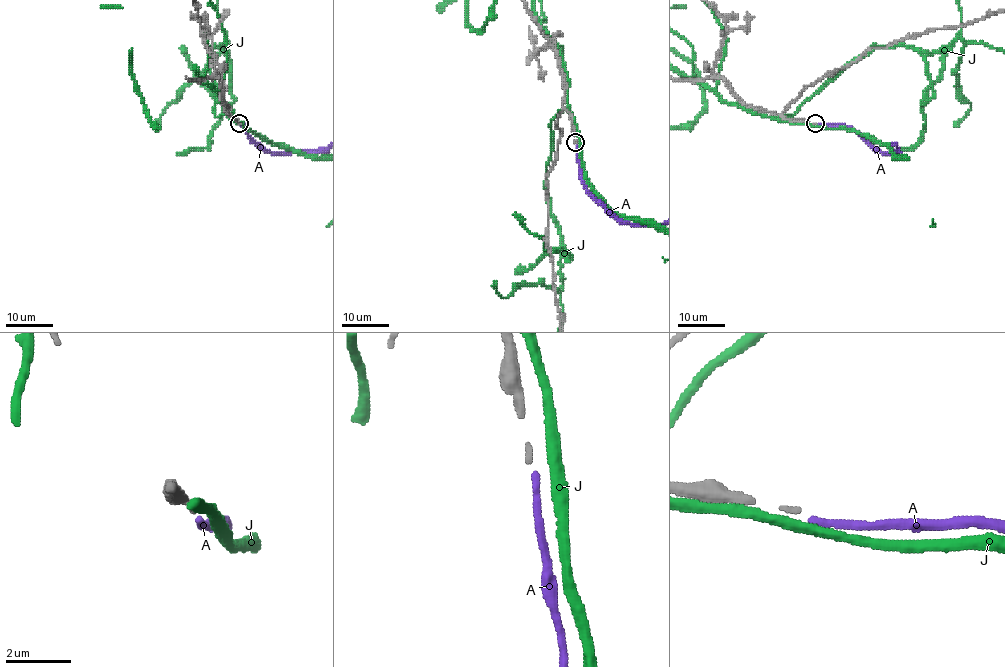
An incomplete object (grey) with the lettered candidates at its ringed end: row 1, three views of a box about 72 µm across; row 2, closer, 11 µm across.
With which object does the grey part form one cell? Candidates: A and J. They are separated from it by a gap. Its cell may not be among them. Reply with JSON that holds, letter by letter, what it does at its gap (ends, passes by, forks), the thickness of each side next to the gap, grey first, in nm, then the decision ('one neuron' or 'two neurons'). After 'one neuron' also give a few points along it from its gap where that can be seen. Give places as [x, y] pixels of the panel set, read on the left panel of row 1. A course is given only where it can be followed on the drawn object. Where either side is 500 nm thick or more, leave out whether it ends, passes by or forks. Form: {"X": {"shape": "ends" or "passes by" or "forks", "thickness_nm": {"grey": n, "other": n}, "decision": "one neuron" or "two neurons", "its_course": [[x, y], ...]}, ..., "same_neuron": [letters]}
{"A": {"shape": "ends", "thickness_nm": {"grey": 110, "other": 200}, "decision": "two neurons"}, "J": {"shape": "passes by", "thickness_nm": {"grey": 110, "other": 360}, "decision": "two neurons"}, "same_neuron": []}

